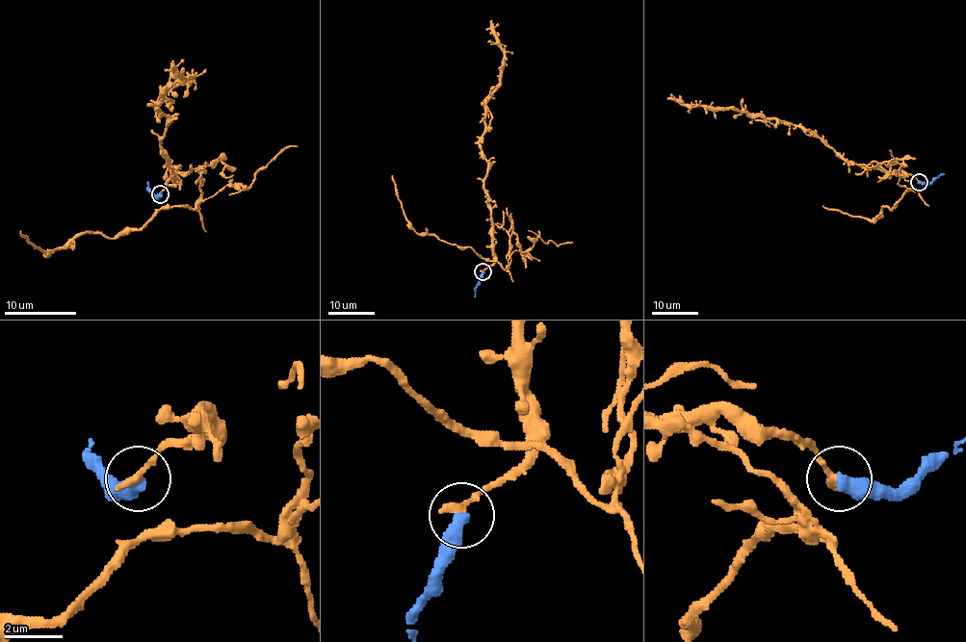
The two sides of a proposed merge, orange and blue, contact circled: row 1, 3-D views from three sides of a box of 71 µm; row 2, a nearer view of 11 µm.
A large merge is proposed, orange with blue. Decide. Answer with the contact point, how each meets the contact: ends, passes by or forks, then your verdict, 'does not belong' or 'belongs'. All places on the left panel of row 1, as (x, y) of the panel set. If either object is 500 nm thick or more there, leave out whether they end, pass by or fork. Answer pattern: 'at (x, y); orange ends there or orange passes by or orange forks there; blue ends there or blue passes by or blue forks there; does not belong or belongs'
at (160, 193); does not belong

